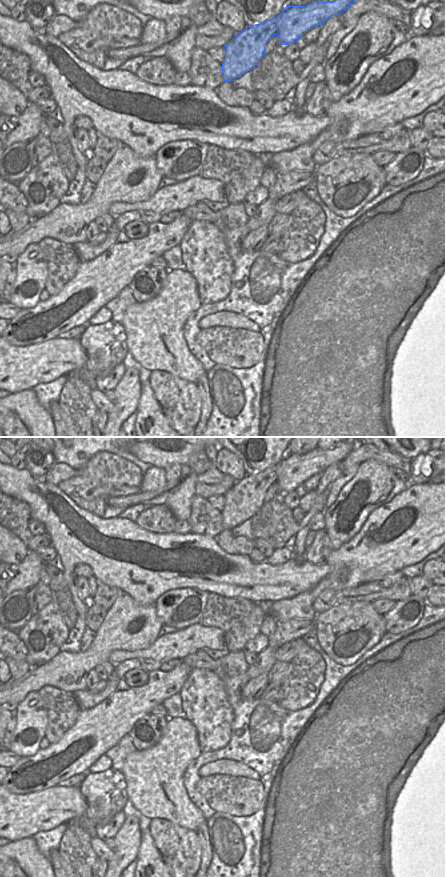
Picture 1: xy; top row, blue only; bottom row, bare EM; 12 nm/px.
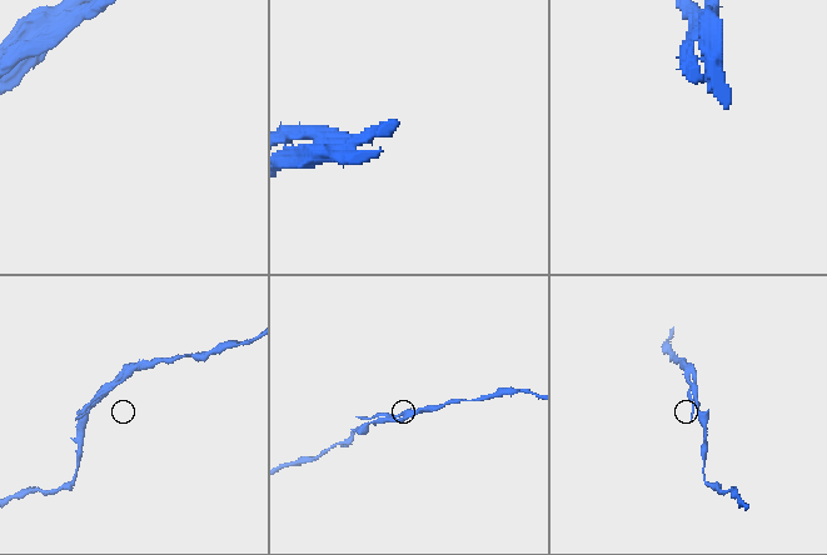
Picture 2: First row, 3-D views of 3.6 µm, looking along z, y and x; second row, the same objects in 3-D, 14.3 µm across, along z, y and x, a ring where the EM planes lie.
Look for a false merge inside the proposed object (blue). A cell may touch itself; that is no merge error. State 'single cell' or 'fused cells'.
fused cells

